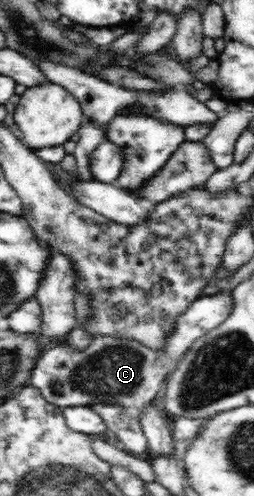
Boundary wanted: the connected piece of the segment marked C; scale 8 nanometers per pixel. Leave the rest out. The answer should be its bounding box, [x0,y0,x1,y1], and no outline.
[30,292,234,411]

